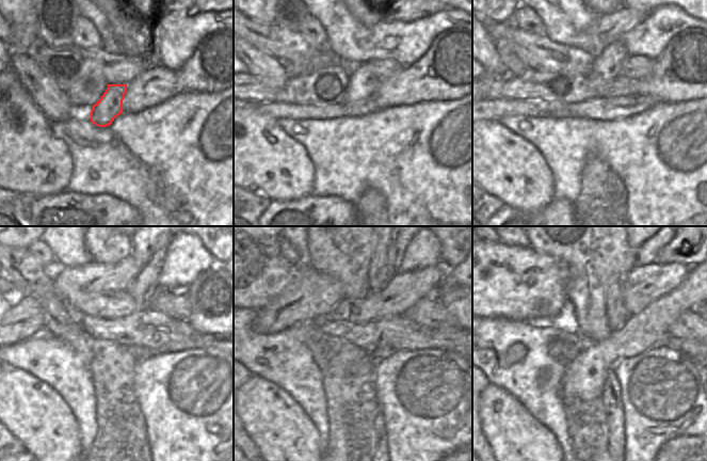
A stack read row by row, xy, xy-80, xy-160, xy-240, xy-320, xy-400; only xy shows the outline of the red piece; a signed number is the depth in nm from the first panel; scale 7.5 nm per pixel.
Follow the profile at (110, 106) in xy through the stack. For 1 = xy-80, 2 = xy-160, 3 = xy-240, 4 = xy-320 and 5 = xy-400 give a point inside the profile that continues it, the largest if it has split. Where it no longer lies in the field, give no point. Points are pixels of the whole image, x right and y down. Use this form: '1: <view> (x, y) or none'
1: xy-80 (363, 83)
2: xy-160 (607, 65)
3: xy-240 (145, 286)
4: xy-320 (397, 248)
5: xy-400 (636, 248)

